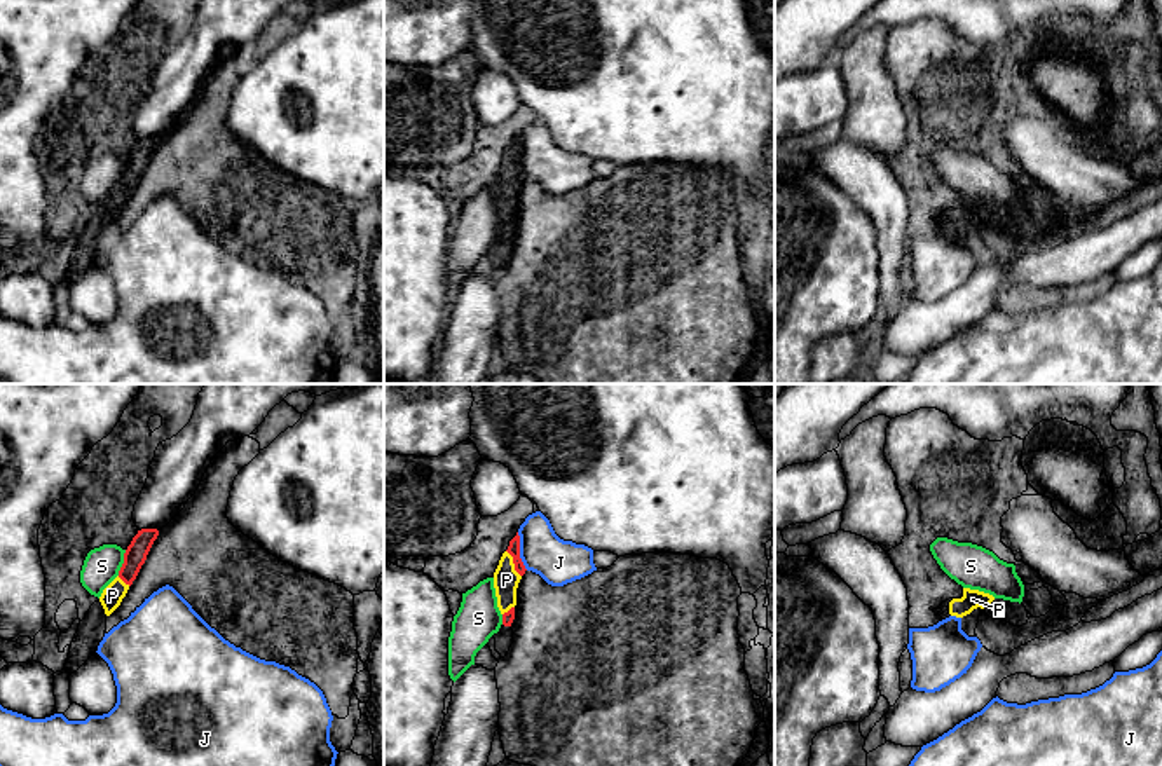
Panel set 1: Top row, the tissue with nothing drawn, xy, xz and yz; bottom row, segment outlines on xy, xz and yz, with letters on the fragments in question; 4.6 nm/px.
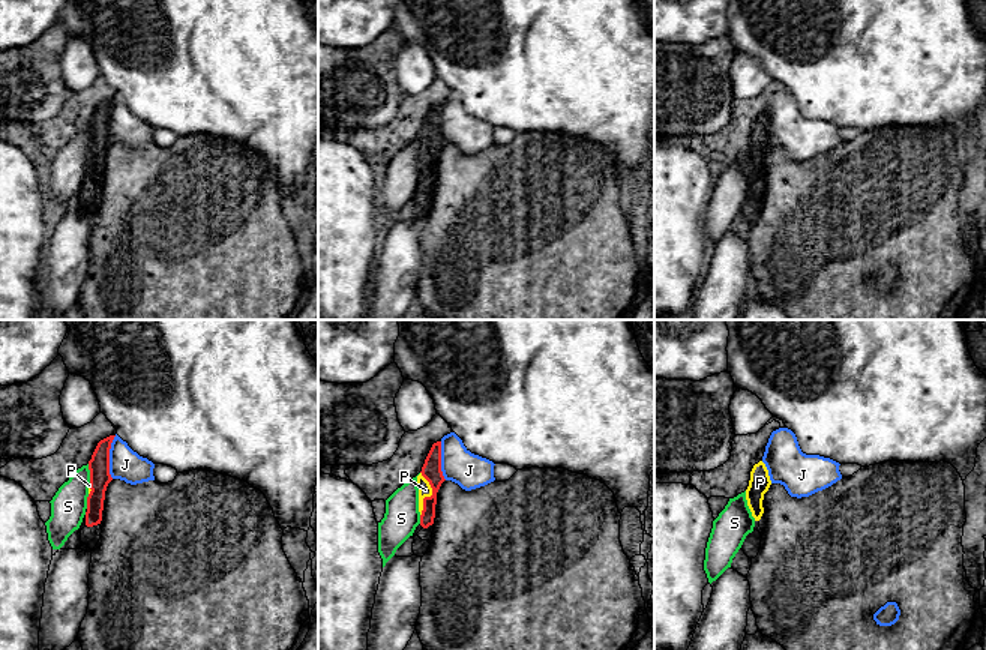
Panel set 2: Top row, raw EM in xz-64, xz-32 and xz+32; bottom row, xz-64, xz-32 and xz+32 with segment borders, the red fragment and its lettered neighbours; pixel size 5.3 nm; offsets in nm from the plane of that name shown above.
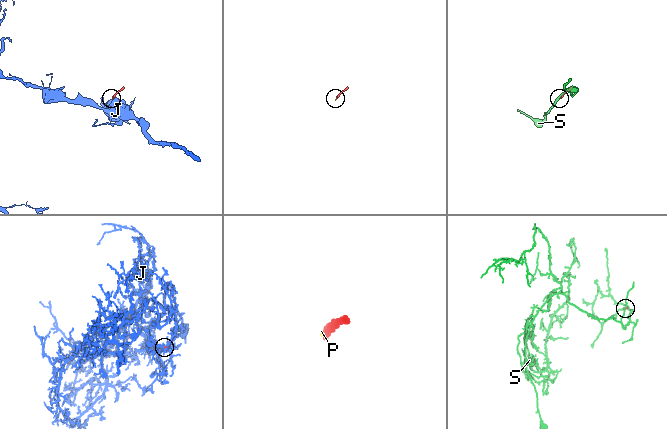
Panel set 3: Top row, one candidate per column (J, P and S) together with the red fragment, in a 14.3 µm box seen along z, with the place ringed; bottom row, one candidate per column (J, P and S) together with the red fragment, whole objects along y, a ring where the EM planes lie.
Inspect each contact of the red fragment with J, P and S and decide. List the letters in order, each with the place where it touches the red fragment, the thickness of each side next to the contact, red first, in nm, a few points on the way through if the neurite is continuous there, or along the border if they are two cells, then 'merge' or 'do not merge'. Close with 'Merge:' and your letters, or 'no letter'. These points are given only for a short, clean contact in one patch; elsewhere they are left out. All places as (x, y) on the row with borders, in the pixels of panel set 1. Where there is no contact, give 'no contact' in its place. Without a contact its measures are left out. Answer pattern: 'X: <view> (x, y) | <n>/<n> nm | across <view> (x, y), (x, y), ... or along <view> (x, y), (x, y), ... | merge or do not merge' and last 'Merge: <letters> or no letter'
J: xz (519, 552) | 60/200 nm | along xz (517, 533), (520, 559), (527, 569) | do not merge
P: xz (513, 562) | 60/120 nm | across xz (513, 548), (513, 562), (506, 580) | merge
S: xy (124, 562) | 100/170 nm | do not merge
Merge: P

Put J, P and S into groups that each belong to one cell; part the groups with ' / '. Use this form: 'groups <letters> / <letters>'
groups J / P / S

